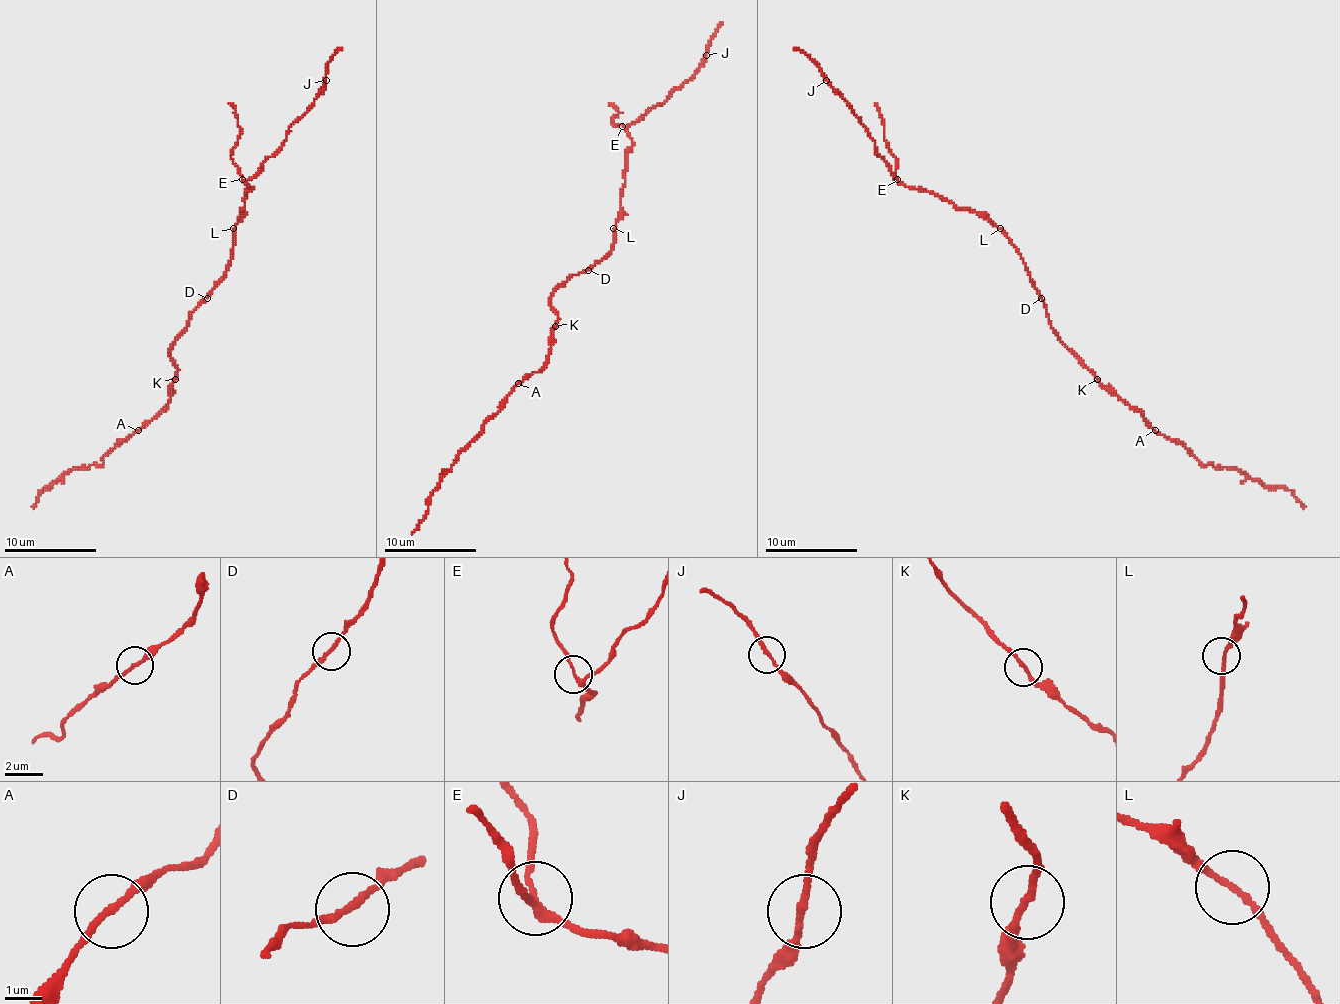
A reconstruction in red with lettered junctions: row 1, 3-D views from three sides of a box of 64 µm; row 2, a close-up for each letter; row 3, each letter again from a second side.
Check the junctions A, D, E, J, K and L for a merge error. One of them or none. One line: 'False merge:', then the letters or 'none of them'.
False merge: none of them

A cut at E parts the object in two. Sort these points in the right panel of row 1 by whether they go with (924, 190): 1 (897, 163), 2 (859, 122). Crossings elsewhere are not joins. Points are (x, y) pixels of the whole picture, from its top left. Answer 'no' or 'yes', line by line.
1: no
2: yes

